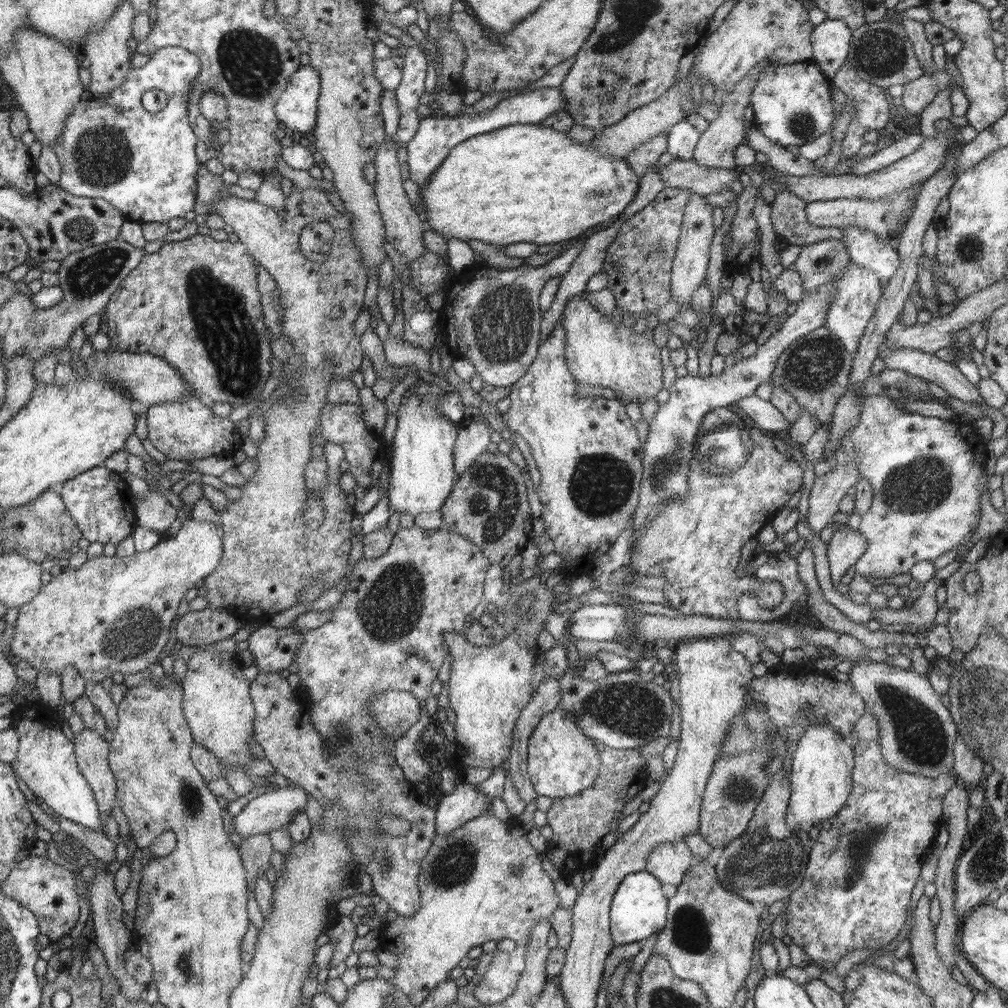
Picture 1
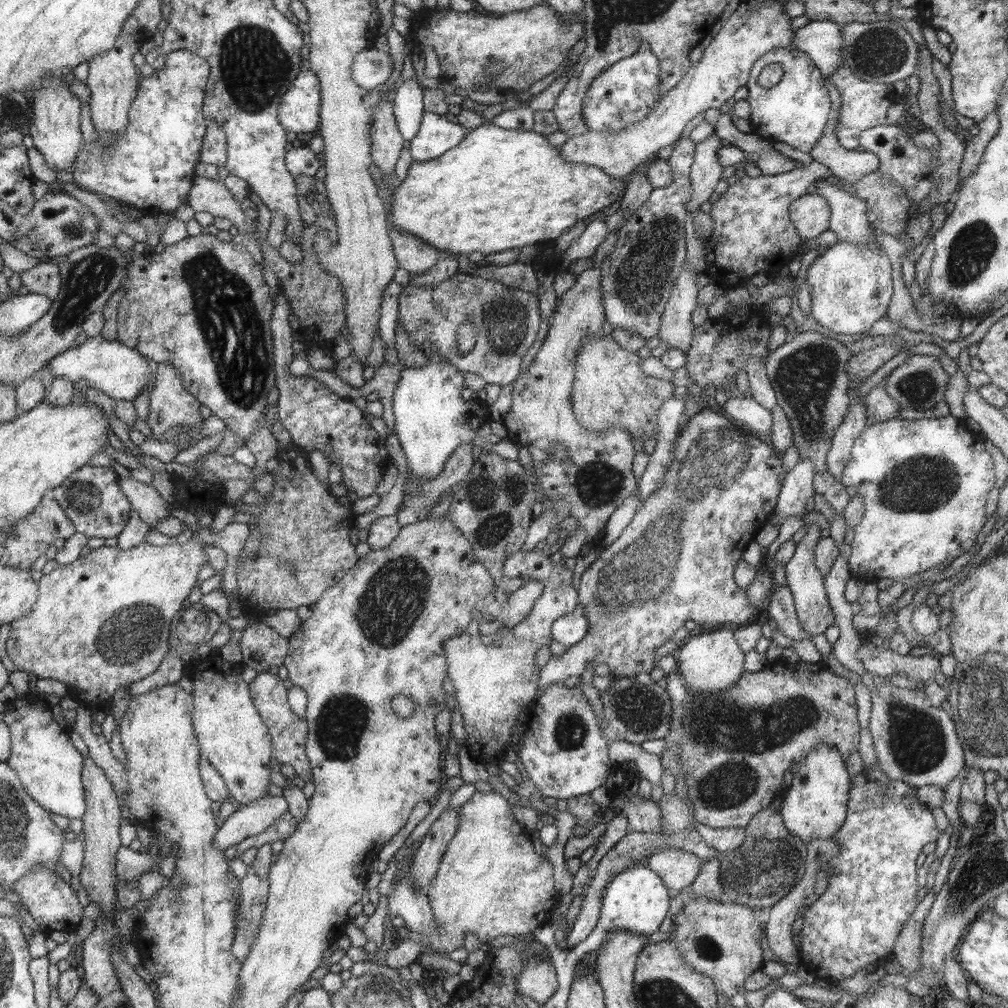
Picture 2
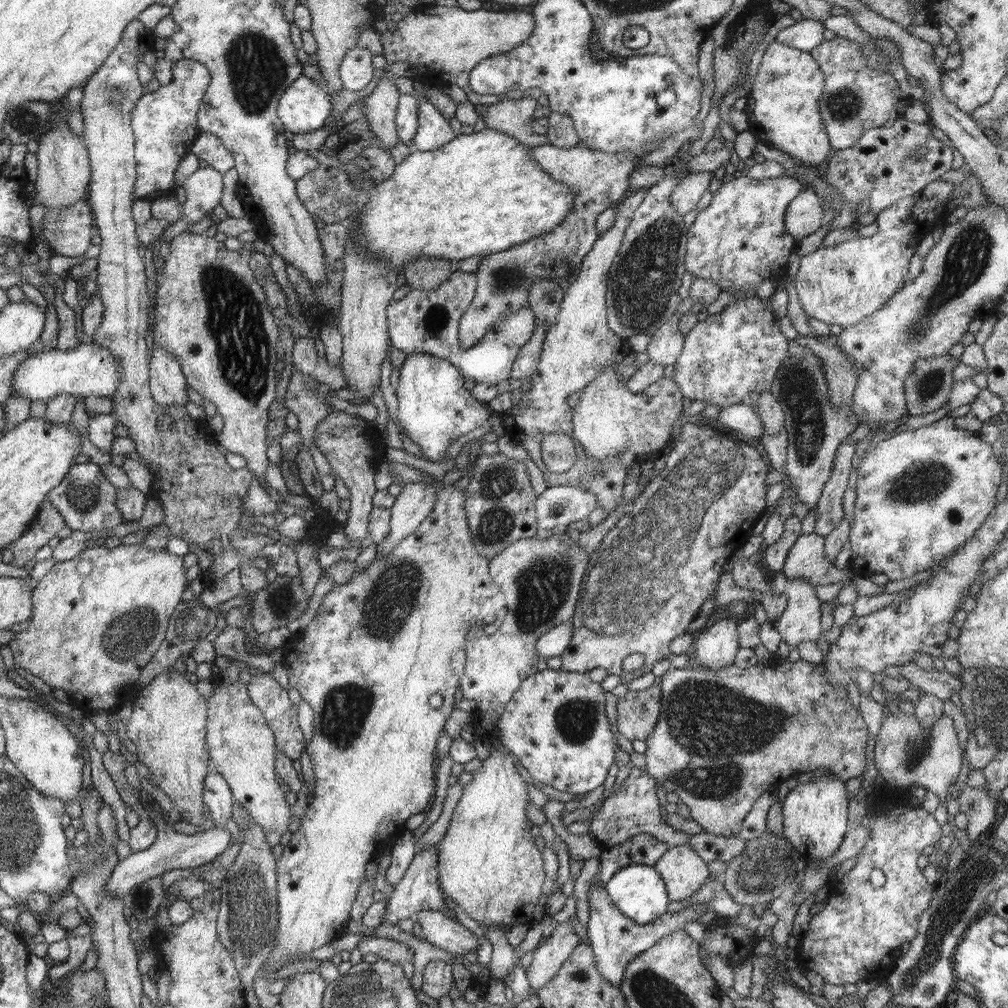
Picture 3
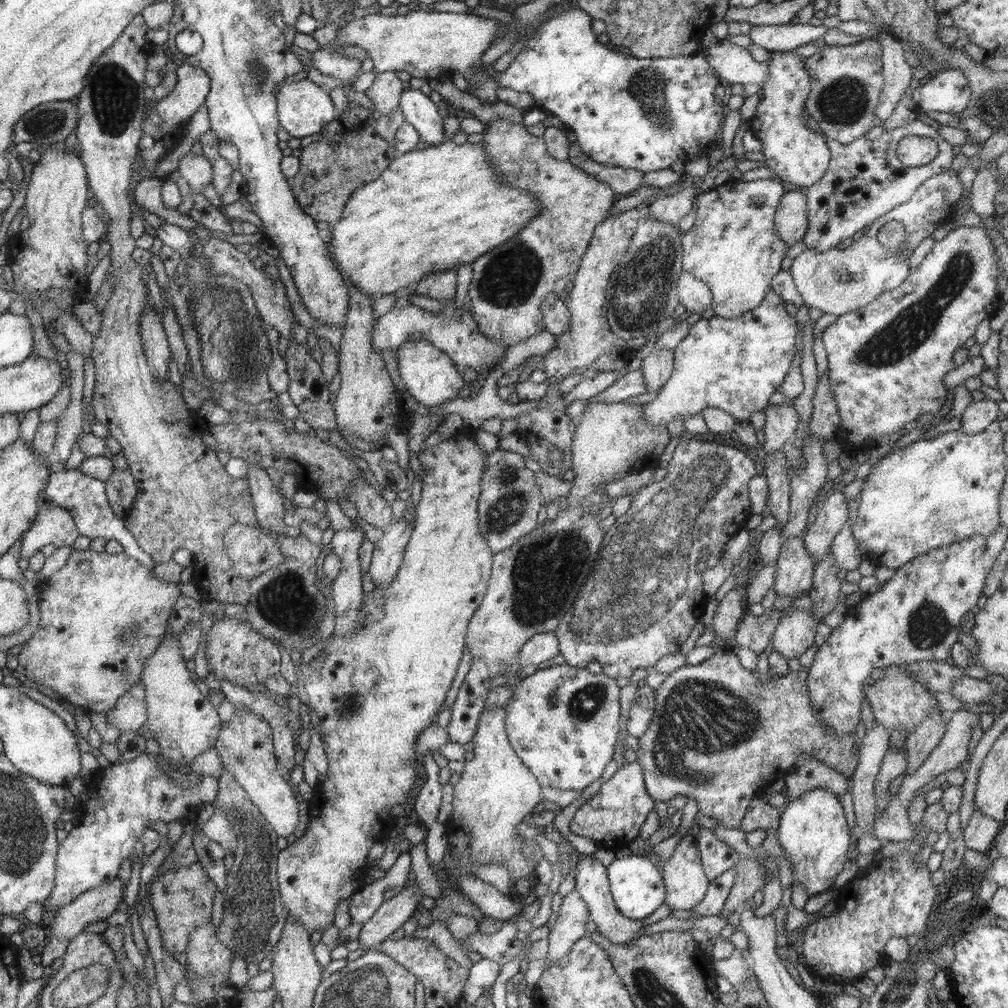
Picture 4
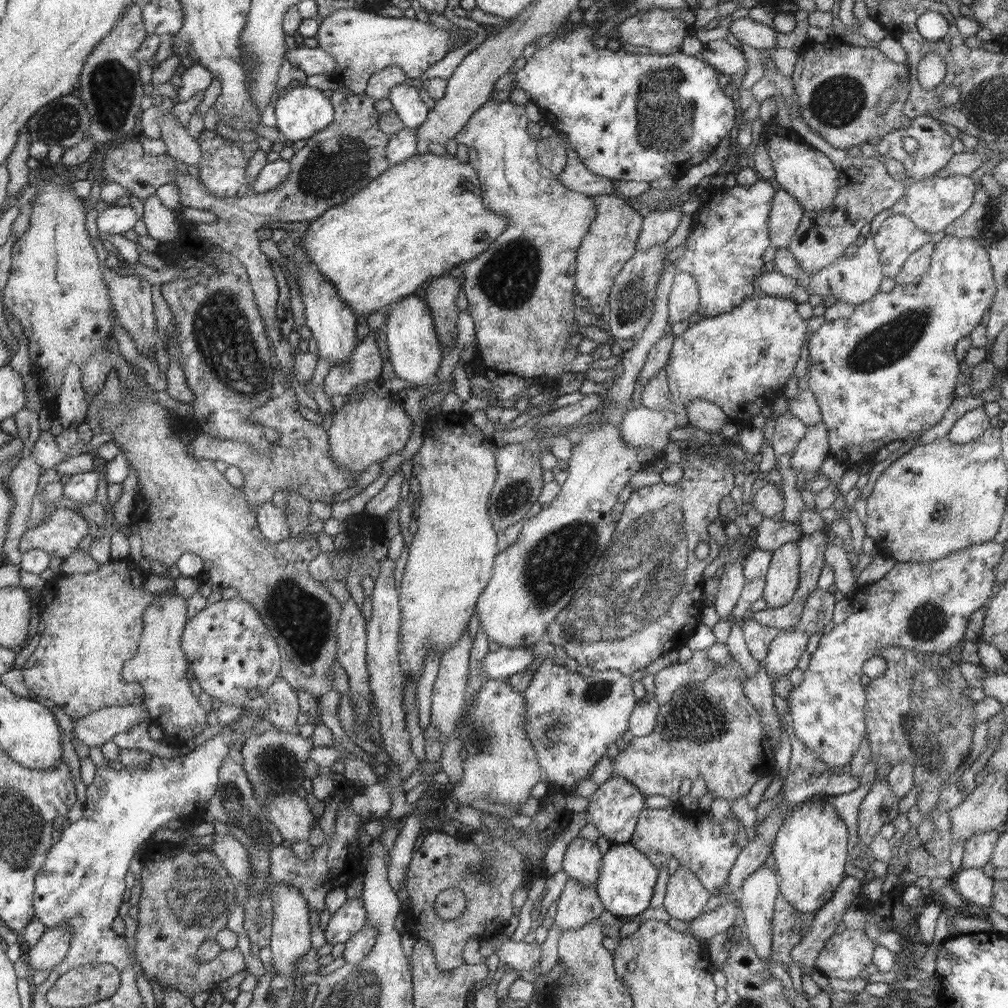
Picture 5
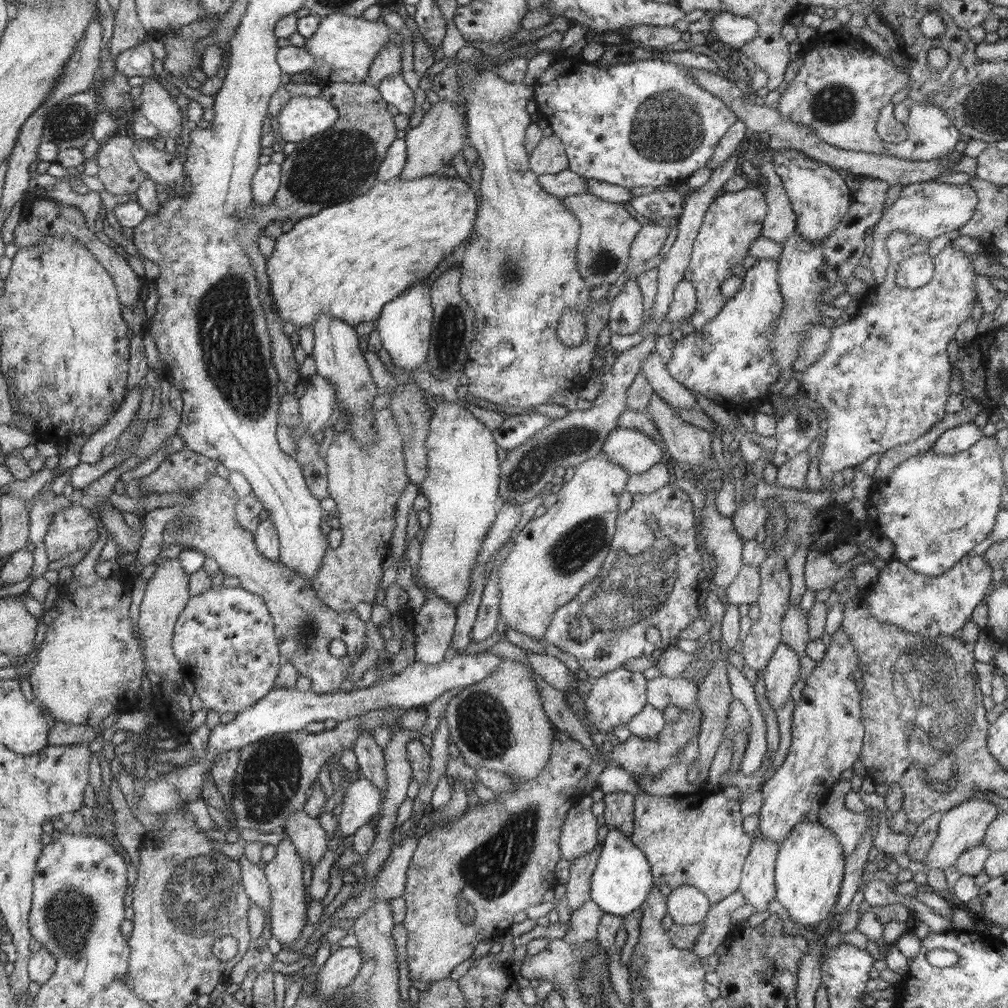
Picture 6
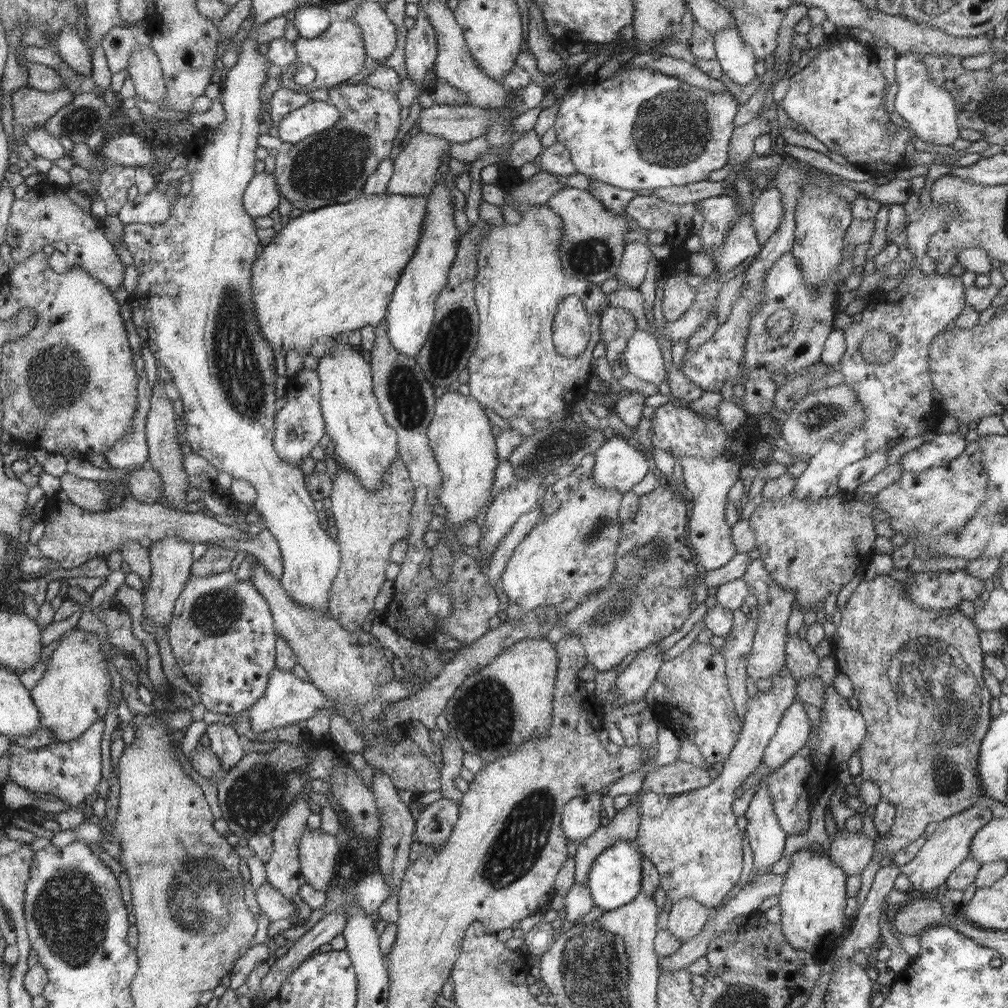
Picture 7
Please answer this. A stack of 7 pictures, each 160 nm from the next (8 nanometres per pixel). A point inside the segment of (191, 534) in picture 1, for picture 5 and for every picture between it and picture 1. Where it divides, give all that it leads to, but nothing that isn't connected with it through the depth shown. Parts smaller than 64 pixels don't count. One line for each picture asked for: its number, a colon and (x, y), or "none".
2: (102, 623)
3: (93, 636)
4: (97, 628)
5: (93, 621)

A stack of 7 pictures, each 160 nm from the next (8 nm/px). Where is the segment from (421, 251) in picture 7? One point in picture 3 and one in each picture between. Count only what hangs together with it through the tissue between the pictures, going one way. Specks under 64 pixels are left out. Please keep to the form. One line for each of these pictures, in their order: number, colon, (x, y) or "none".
3: (434, 408)
4: (427, 373)
5: (413, 351)
6: (405, 325)

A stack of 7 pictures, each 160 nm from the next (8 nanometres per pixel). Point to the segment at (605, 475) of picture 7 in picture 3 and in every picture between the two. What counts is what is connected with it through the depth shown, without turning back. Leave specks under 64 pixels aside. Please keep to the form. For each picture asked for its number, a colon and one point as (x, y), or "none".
3: (737, 351)
4: (736, 364)
5: (741, 360)
6: (635, 452)

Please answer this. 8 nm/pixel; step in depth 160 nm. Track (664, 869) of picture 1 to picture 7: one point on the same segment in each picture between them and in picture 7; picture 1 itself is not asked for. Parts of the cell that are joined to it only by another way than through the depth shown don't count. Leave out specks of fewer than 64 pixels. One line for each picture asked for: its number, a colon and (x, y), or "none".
2: (679, 868)
3: (684, 870)
4: (687, 884)
5: (685, 898)
6: (686, 904)
7: (687, 917)

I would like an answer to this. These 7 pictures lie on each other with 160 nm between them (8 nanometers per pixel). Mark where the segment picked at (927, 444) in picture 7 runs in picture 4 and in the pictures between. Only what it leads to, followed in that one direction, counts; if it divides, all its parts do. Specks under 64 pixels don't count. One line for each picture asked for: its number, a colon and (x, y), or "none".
4: (979, 414)
5: (973, 424)
6: (956, 439)

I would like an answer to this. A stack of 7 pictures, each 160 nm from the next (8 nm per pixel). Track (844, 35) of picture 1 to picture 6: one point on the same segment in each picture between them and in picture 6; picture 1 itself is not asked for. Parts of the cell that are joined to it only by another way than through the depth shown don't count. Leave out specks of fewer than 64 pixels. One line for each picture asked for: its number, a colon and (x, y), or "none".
2: (822, 40)
3: (806, 34)
4: (786, 37)
5: (745, 29)
6: (729, 28)

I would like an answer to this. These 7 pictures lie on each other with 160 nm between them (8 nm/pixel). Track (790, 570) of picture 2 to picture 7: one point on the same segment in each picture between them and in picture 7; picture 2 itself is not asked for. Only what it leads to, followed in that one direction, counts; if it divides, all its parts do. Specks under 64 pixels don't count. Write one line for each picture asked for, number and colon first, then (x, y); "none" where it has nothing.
3: (800, 622)
4: (795, 634)
5: (785, 652)
6: (784, 668)
7: (692, 838)

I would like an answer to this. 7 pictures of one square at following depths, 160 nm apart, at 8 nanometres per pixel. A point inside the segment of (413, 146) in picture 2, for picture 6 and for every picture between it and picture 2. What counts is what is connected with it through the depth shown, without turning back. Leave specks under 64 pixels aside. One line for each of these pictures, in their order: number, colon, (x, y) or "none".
3: (434, 131)
4: (419, 111)
5: (411, 110)
6: (394, 89)

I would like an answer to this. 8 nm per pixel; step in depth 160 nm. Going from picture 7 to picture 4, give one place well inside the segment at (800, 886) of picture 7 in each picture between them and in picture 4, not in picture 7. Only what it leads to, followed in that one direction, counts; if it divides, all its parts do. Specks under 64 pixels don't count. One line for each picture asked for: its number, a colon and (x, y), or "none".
4: (813, 832)
5: (810, 851)
6: (810, 864)

